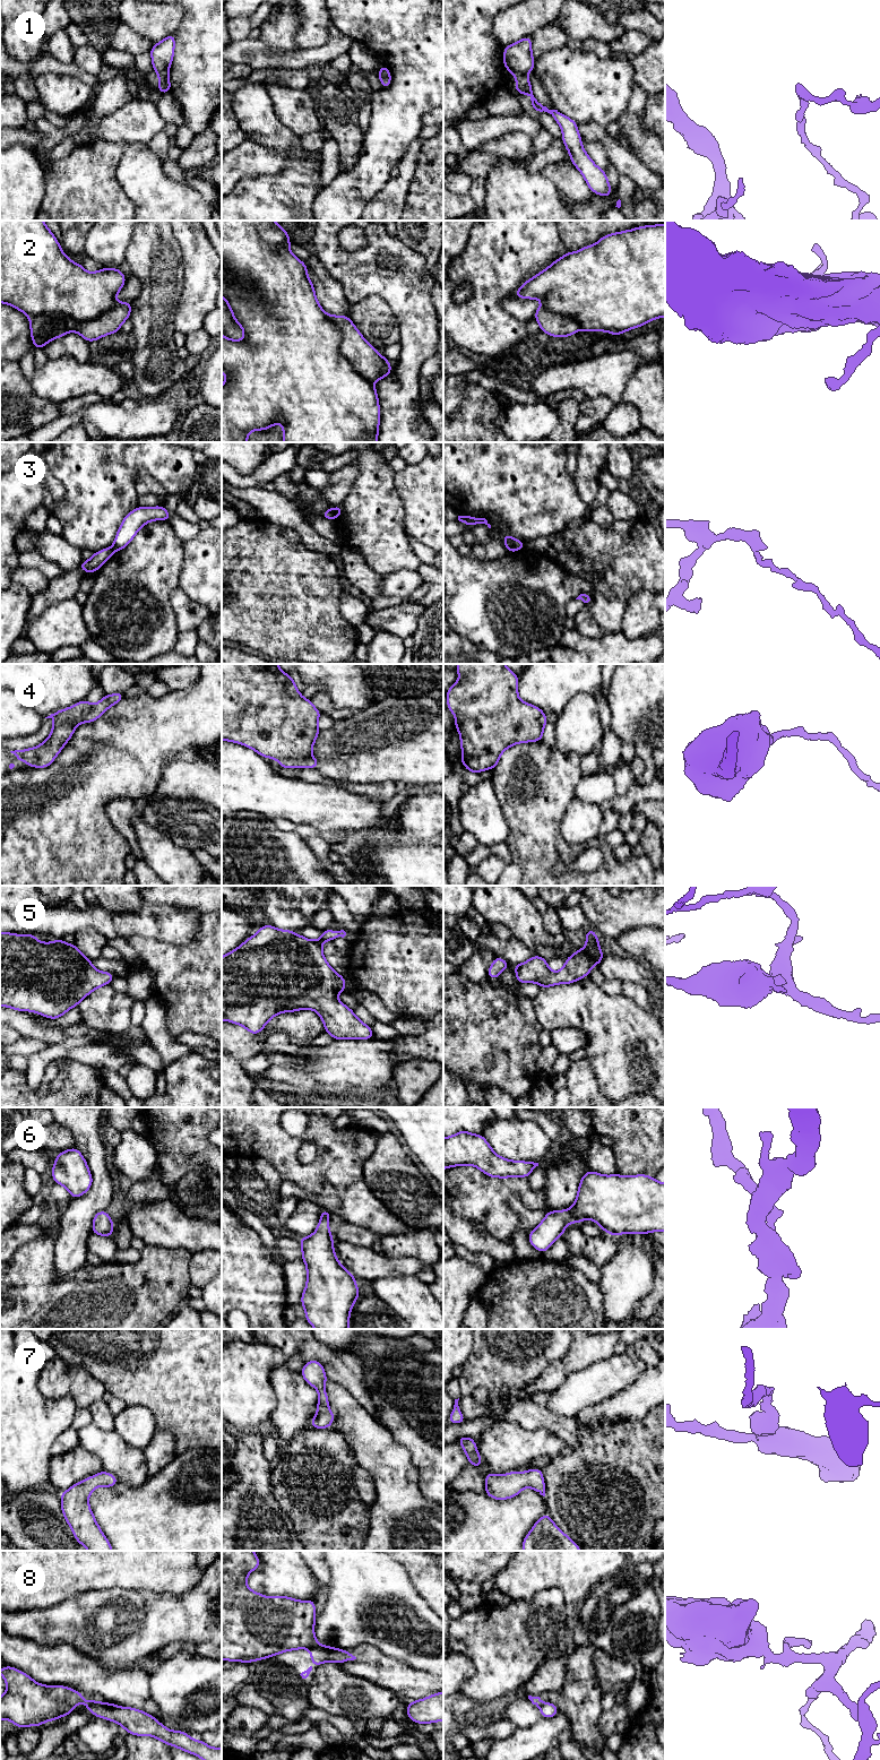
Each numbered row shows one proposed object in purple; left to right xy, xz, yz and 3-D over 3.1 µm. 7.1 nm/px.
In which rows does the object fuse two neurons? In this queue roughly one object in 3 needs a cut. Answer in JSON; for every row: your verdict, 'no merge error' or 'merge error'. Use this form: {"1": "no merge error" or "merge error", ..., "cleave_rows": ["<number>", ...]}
{"1": "merge error", "2": "merge error", "3": "merge error", "4": "merge error", "5": "no merge error", "6": "no merge error", "7": "no merge error", "8": "merge error", "cleave_rows": ["1", "2", "3", "4", "8"]}

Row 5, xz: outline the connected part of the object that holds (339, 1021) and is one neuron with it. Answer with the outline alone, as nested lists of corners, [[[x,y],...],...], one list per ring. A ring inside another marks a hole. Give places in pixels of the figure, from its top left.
[[[262,925],[236,949],[222,957],[222,1020],[243,1026],[258,1035],[266,1024],[282,1012],[314,1010],[321,1018],[326,1033],[335,1041],[372,1039],[370,1026],[362,1023],[336,995],[346,991],[344,975],[338,975],[322,954],[322,943],[344,938],[344,930],[326,929],[317,941],[291,930]]]

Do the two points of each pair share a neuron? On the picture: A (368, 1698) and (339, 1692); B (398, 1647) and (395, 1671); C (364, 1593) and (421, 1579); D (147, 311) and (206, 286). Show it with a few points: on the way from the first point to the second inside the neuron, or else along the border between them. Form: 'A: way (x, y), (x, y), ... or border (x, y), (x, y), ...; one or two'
A: way (361, 1698), (346, 1696); one
B: border (373, 1646), (386, 1656), (403, 1661), (421, 1671); two
C: border (398, 1562), (405, 1568), (414, 1589), (426, 1604); two
D: border (184, 272), (183, 287), (173, 324); two

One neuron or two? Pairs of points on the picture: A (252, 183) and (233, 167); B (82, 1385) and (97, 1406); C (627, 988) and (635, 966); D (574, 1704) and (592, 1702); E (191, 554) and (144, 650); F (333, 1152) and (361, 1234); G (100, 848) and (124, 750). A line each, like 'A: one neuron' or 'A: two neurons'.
A: two neurons
B: two neurons
C: two neurons
D: one neuron
E: two neurons
F: two neurons
G: one neuron

